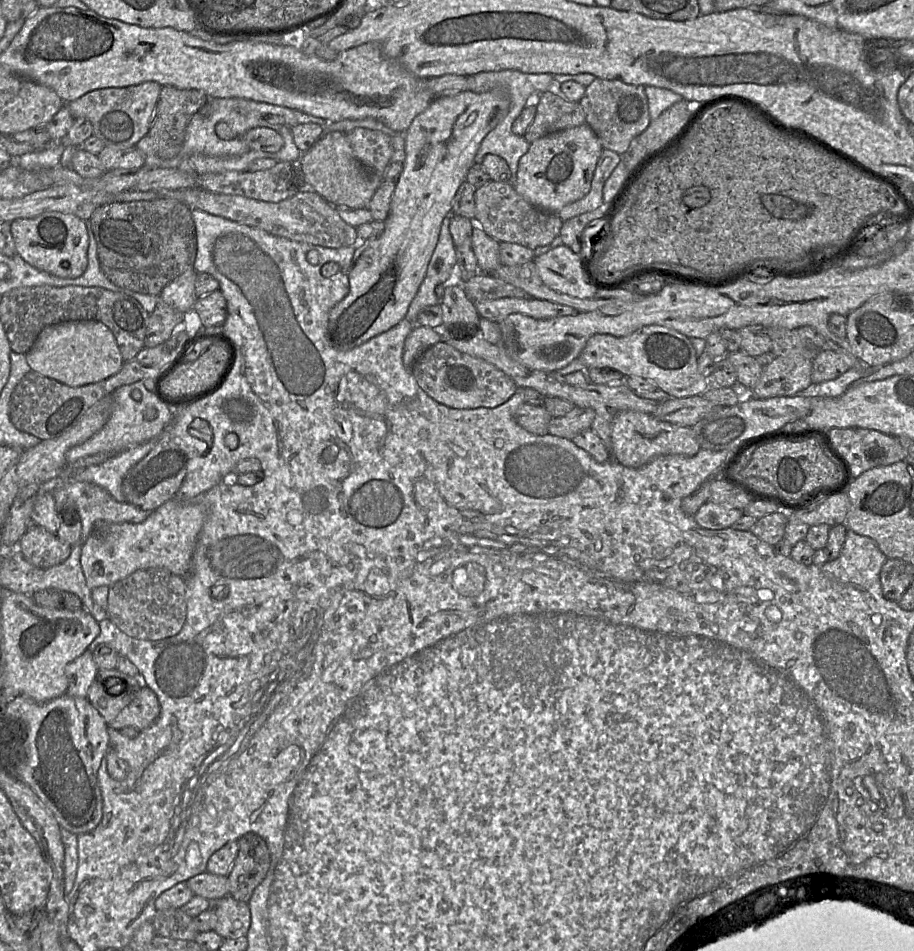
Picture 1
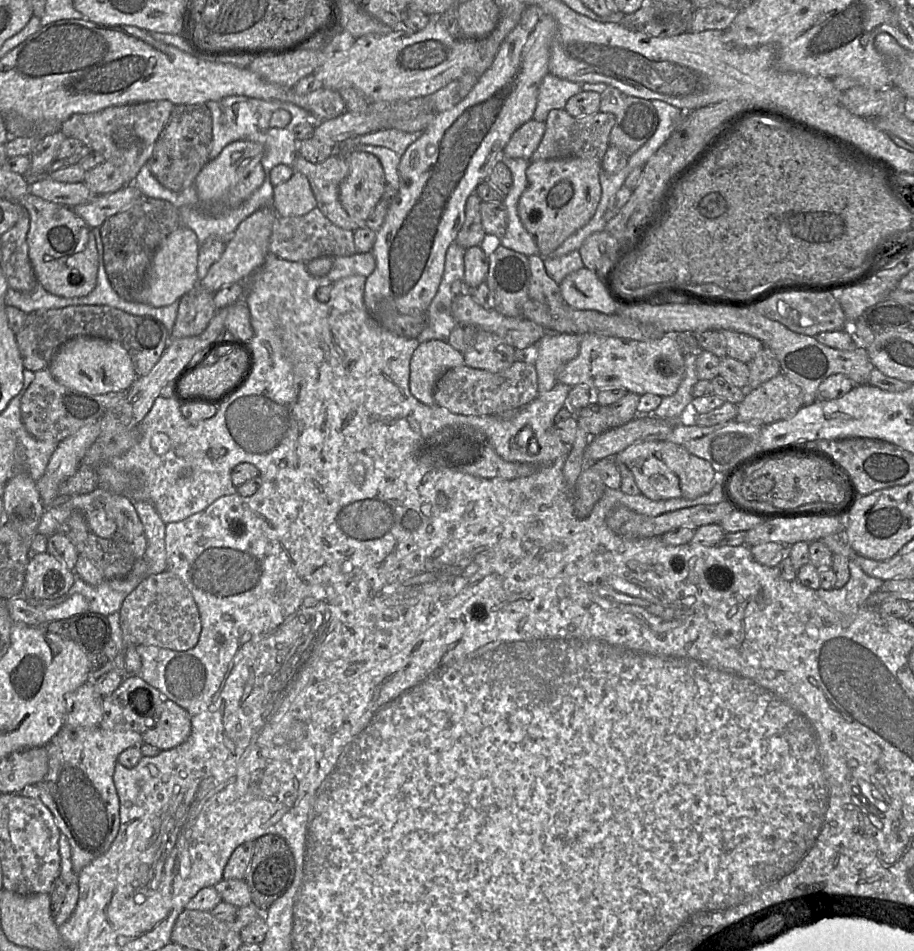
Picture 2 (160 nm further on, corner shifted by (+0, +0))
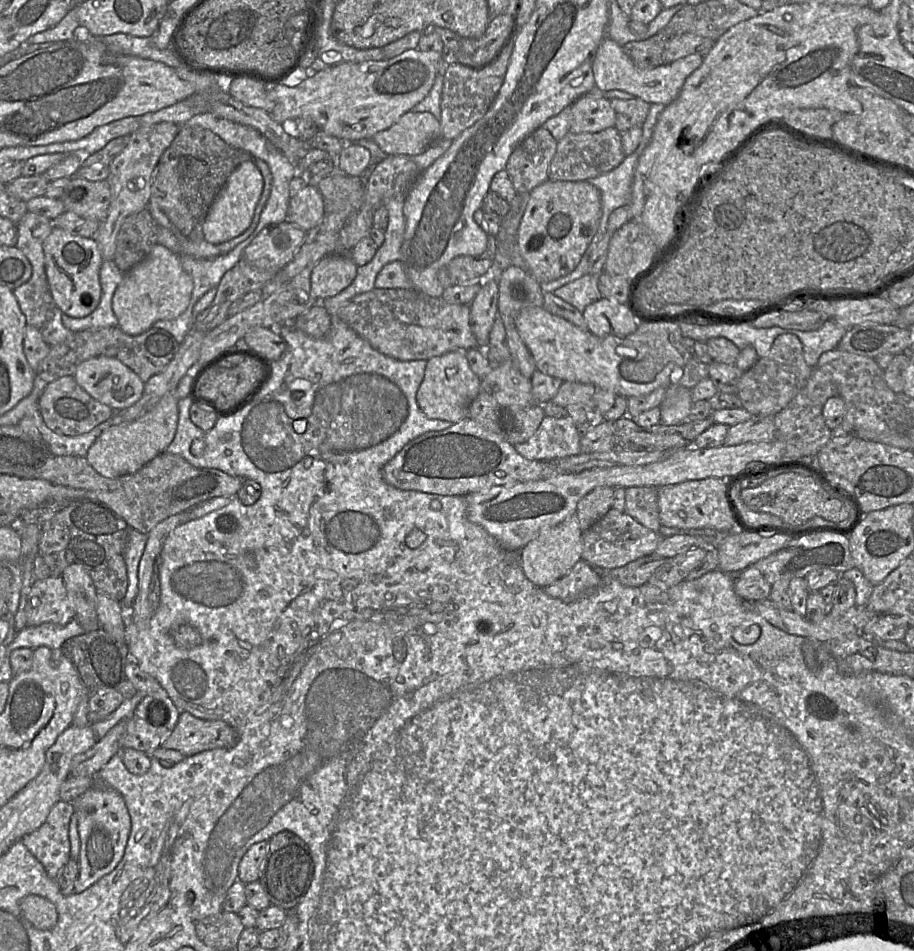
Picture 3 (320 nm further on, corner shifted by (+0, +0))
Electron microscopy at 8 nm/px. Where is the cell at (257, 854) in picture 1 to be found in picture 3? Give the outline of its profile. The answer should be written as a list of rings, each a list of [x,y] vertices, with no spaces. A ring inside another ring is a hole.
[[[283,831],[268,840],[268,852],[260,867],[258,882],[265,890],[271,905],[283,908],[285,911],[295,909],[308,892],[316,871],[306,844],[297,835]]]

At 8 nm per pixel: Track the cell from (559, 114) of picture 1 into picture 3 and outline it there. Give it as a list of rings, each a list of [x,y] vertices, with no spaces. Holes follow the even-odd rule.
[[[614,126],[595,133],[569,131],[557,141],[556,153],[550,163],[548,177],[551,181],[584,181],[613,170],[625,158],[620,132]]]

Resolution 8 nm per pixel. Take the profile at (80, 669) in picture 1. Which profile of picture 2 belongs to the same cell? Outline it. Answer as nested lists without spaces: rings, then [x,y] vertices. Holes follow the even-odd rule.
[[[91,682],[67,695],[65,726],[94,728],[99,727],[102,720],[102,697]]]

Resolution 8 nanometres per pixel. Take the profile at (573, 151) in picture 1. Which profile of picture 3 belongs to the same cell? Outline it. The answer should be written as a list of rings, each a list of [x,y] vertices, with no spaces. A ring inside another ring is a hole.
[[[548,179],[531,190],[518,229],[519,251],[527,264],[527,271],[540,284],[570,274],[596,234],[601,214],[600,192],[587,180]]]

